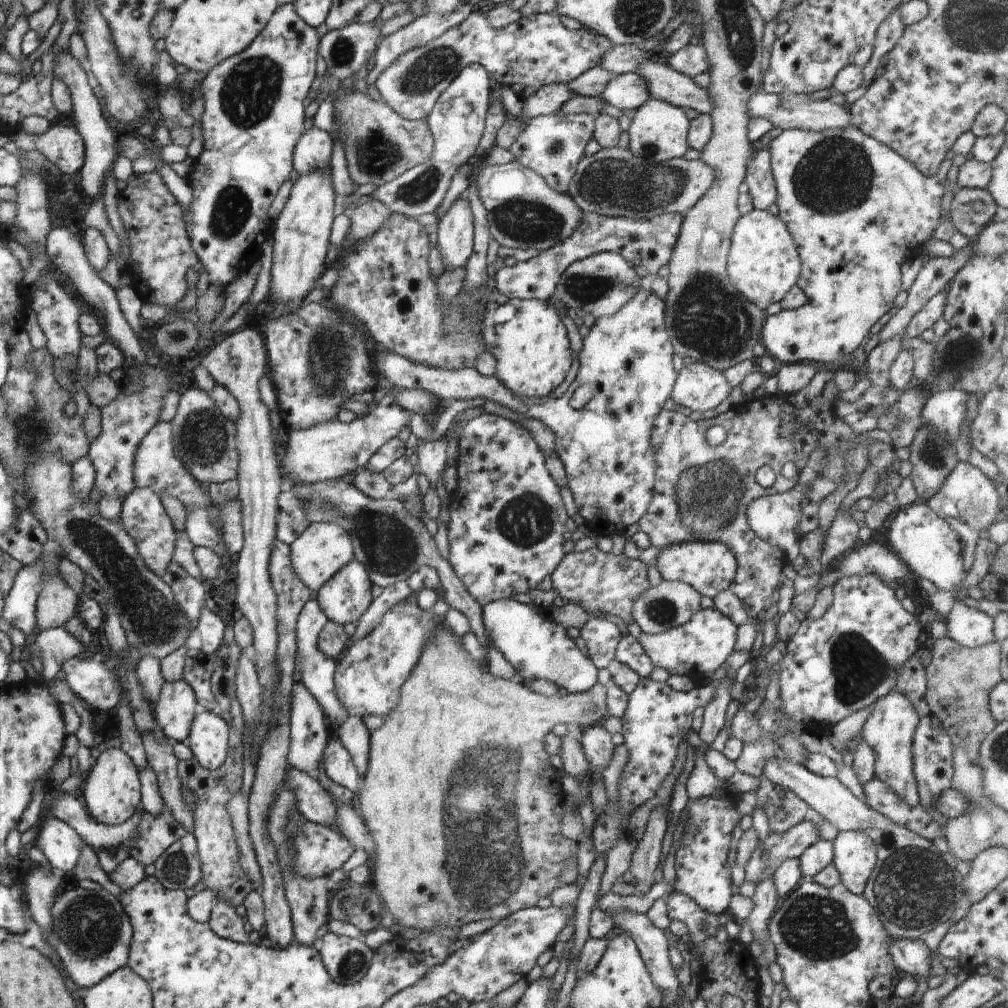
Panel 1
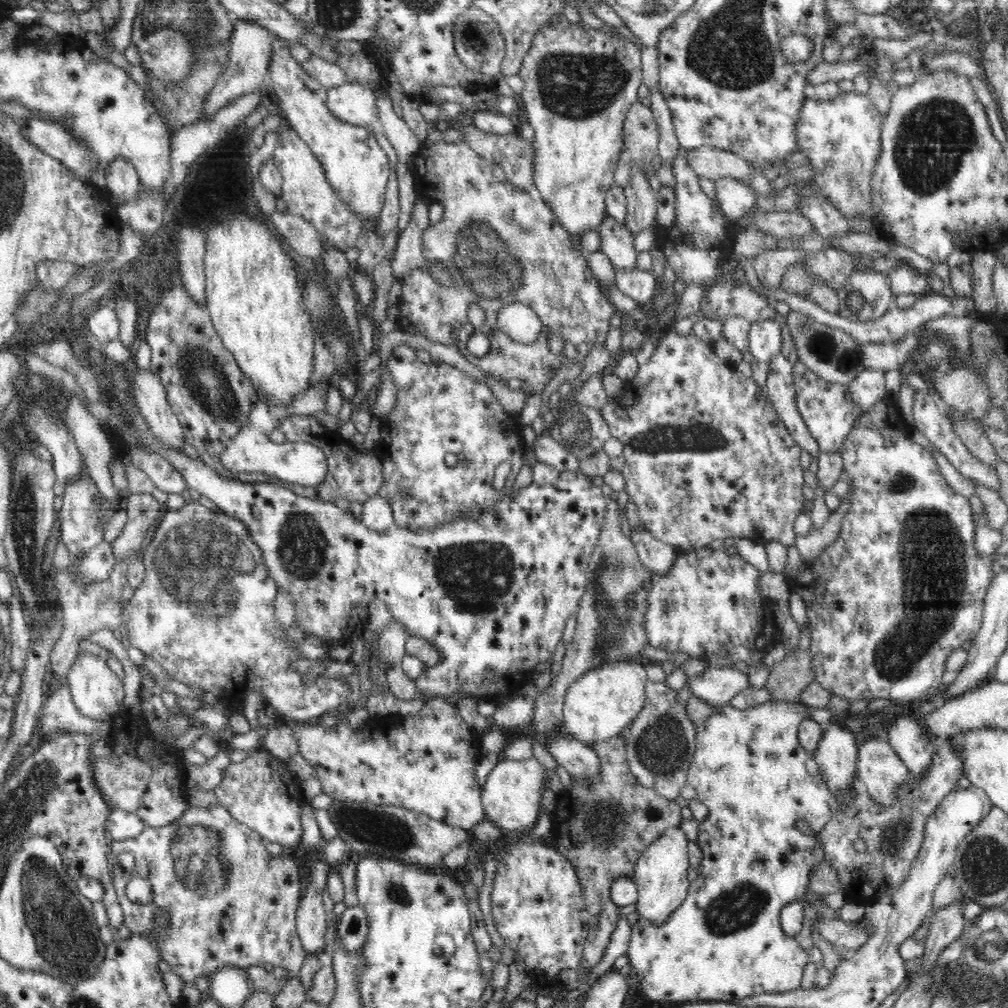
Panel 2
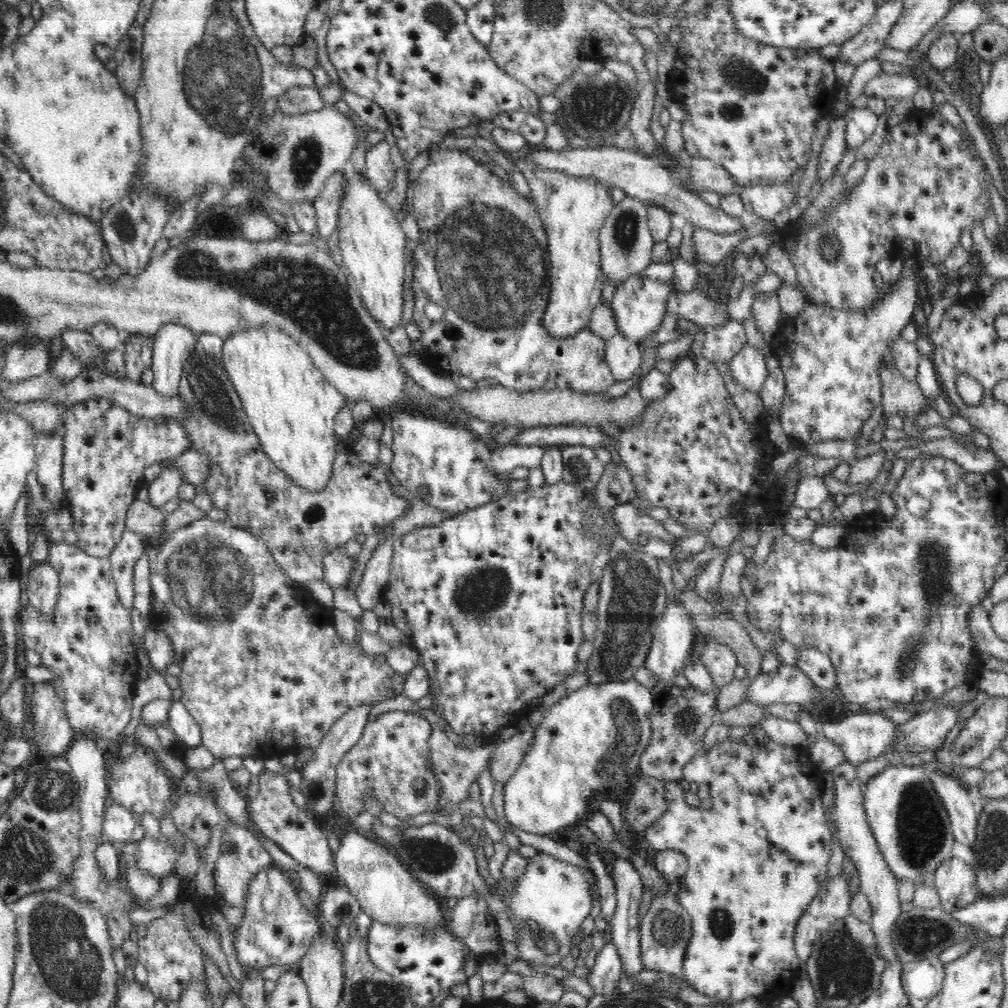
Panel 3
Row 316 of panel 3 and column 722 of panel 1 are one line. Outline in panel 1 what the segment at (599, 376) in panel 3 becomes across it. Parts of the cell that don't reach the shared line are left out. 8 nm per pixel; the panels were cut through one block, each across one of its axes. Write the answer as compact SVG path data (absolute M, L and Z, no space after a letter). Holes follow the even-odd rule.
M820 370L818 371L813 377L812 380L800 391L794 394L787 394L783 395L782 393L778 392L776 395L768 395L766 394L764 398L761 399L750 399L750 400L744 400L738 405L733 405L730 407L730 409L727 412L720 413L715 418L711 419L700 419L699 421L691 420L689 416L684 415L683 413L680 413L679 410L676 411L669 411L662 409L660 411L660 414L655 418L654 426L651 432L651 443L653 444L653 449L655 449L655 461L656 461L656 470L655 470L655 483L653 486L653 499L651 500L651 503L649 504L648 510L644 513L644 516L640 518L638 521L638 528L640 531L644 532L644 534L647 534L649 536L650 542L658 548L658 550L662 550L663 548L669 547L671 544L674 543L683 543L686 541L694 541L696 539L700 539L702 541L706 540L712 540L712 541L721 541L724 543L729 549L731 549L732 554L735 556L736 562L737 562L737 569L735 574L735 579L730 583L729 588L731 591L741 600L741 605L744 611L746 611L746 614L748 618L751 620L759 620L764 612L769 608L770 605L770 596L772 596L772 592L776 590L776 585L783 581L781 579L784 579L784 573L782 572L782 567L787 564L785 552L781 550L781 548L778 548L777 546L768 544L766 541L763 541L759 536L756 536L754 532L752 532L752 529L748 526L747 520L746 520L746 509L747 506L757 498L760 498L761 496L771 494L772 491L783 491L792 488L793 486L796 486L797 483L797 477L792 477L791 479L785 478L782 476L780 471L782 470L782 466L786 464L786 462L792 462L792 464L795 464L799 468L802 468L809 459L810 453L812 451L820 451L825 454L825 457L827 458L827 464L823 465L823 470L819 472L819 475L816 476L812 488L807 492L806 496L804 496L804 502L802 503L802 509L801 509L801 519L799 520L799 526L798 526L798 535L803 537L804 535L808 534L810 531L816 530L819 528L819 506L820 502L822 502L822 499L824 497L827 497L831 492L834 492L836 490L836 487L838 486L838 483L841 481L841 478L843 477L843 474L845 473L846 467L845 467L845 454L847 453L847 450L850 450L851 448L854 448L860 441L866 441L869 444L869 464L872 464L878 469L878 474L889 474L892 470L892 457L894 456L894 451L892 444L885 444L882 441L873 440L870 438L866 438L864 440L860 440L858 436L857 440L852 440L854 437L856 437L858 434L854 433L853 430L843 421L840 420L839 417L835 415L833 404L834 401L837 401L840 399L840 392L836 388L835 382L834 382L834 371L830 370ZM714 425L722 426L722 428L726 429L727 436L726 439L716 447L710 446L708 442L706 441L705 434L708 428ZM761 466L770 466L772 470L774 471L774 474L777 476L775 483L770 488L764 488L761 487L758 483L756 483L756 479L754 478L756 474L756 470L760 468Z

